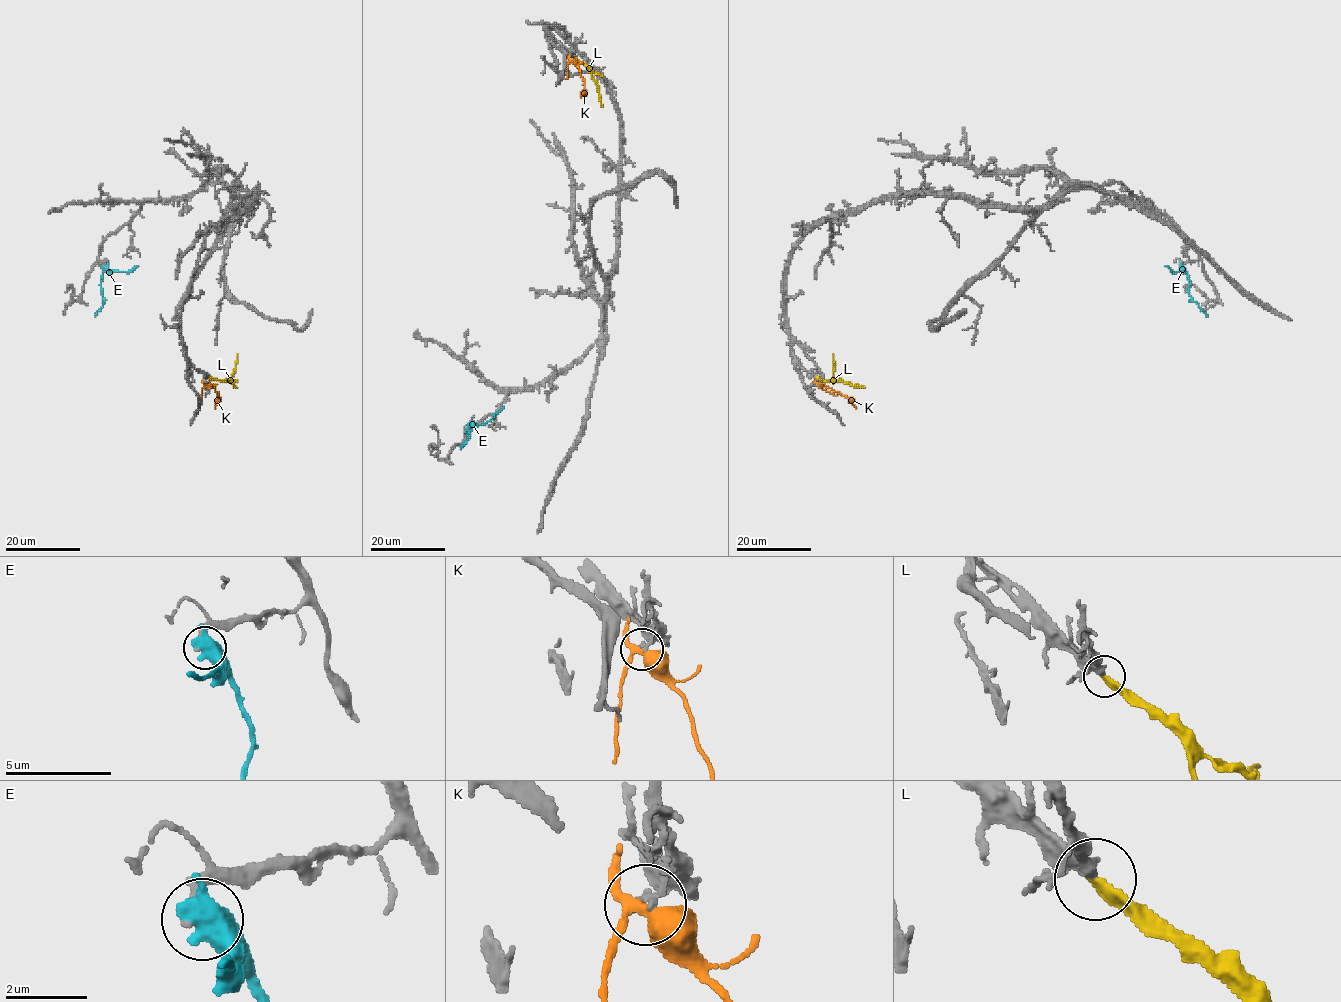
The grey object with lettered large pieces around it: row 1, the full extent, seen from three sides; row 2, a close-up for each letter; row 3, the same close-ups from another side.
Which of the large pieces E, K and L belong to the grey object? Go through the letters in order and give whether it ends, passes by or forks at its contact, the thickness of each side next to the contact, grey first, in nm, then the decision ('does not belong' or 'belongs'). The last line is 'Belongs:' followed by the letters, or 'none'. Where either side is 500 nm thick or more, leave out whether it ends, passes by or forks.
E: 240 nm thick on the grey side, 600 nm on the other; does not belong
K: it forks there; 130 nm thick on the grey side, 320 nm on the other; does not belong
L: it ends there; 360 nm thick on the grey side, 320 nm on the other; belongs
Belongs: L

